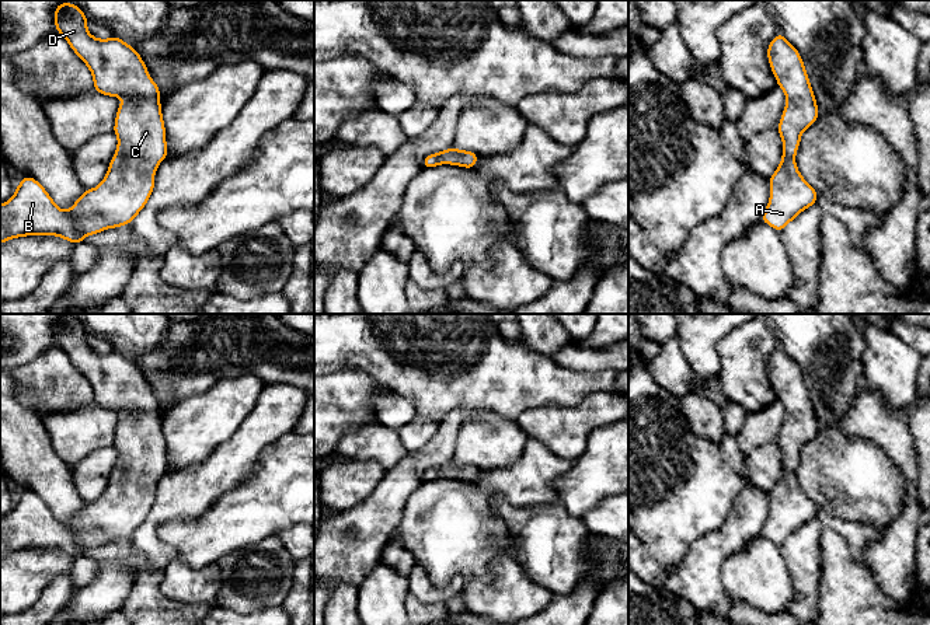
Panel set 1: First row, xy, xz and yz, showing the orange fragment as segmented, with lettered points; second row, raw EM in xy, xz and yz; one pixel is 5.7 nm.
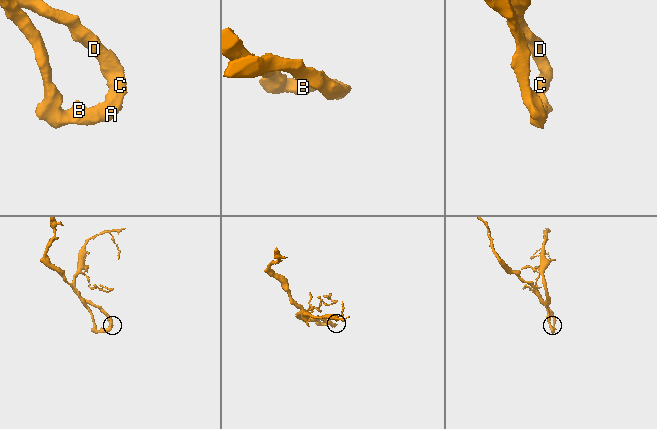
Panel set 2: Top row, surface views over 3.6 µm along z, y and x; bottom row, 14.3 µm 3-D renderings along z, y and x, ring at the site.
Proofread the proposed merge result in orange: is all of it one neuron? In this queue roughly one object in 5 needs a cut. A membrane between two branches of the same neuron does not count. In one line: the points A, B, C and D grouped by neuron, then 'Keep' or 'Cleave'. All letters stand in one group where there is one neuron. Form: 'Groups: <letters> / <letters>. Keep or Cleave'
Groups: A B C D. Keep

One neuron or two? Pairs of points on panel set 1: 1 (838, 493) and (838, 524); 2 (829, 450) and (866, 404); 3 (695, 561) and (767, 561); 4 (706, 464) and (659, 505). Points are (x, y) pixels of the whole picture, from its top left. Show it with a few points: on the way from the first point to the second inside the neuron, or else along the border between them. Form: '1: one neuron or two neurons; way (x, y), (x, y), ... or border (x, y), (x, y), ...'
1: two neurons; border (818, 506), (842, 519), (870, 524)
2: two neurons; border (840, 428), (849, 435), (874, 443)
3: two neurons; border (751, 541), (723, 564), (721, 582), (725, 593)
4: one neuron; way (695, 475), (682, 488), (676, 488), (671, 493)

